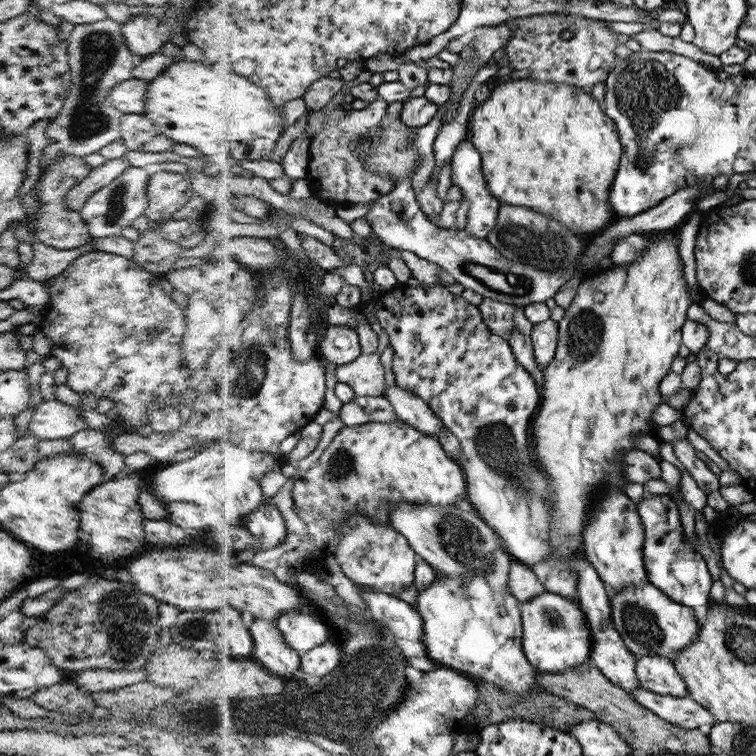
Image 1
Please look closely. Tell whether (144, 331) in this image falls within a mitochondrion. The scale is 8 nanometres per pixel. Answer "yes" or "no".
yes

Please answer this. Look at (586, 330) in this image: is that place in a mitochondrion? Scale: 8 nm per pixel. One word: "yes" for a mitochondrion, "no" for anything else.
yes

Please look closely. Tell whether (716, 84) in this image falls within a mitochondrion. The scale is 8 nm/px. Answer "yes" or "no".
no

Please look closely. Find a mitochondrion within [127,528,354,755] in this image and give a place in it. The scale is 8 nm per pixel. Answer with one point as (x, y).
(193, 629)

